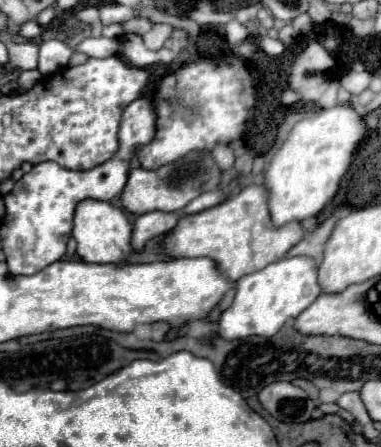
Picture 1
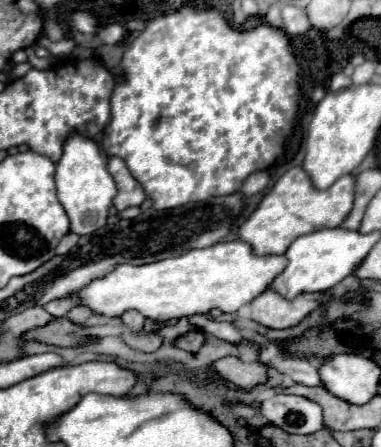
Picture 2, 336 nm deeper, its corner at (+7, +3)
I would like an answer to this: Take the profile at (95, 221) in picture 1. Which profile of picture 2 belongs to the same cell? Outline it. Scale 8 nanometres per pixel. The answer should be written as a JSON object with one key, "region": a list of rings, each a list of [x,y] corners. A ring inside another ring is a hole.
{"region":[[[70,133],[66,137],[62,157],[56,163],[56,187],[58,199],[68,213],[72,233],[88,235],[106,225],[110,213],[108,209],[112,207],[112,199],[116,195],[116,185],[106,169],[106,159],[100,155],[94,139],[80,133]]]}

